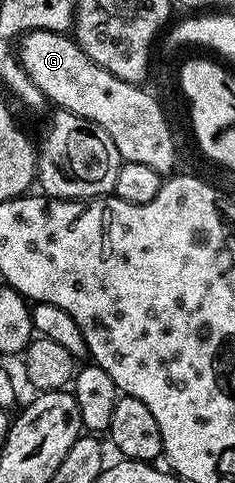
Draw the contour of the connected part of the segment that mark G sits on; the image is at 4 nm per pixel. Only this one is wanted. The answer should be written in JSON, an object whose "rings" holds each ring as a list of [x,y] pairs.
{"rings":[[[34,29],[31,33],[24,33],[17,41],[17,56],[25,75],[43,92],[48,102],[52,101],[52,106],[97,123],[97,127],[101,127],[107,132],[109,139],[113,139],[113,147],[117,147],[123,161],[145,163],[145,167],[153,167],[153,171],[164,175],[174,170],[171,168],[175,165],[175,137],[171,134],[171,125],[167,122],[158,99],[153,94],[146,93],[146,88],[125,83],[117,79],[117,75],[105,71],[105,67],[93,63],[93,59],[89,59],[89,55],[81,51],[74,36],[67,33],[54,33],[44,29]]]}

